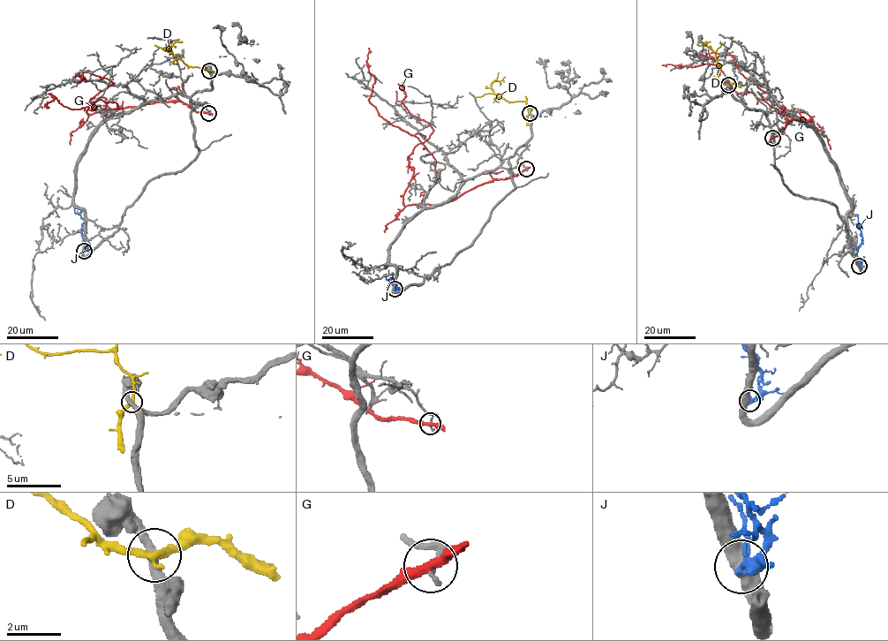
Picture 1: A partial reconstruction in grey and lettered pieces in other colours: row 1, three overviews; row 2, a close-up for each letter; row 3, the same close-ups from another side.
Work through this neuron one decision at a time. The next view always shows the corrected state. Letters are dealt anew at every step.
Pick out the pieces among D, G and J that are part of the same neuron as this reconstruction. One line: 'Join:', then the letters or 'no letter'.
Join: D

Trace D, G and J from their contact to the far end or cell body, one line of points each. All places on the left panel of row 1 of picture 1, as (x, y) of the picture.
D: (209, 71), (188, 66), (169, 49), (176, 41), (182, 41)
G: (208, 113), (172, 101), (107, 112), (120, 106), (99, 100), (72, 109), (48, 94), (53, 101), (46, 108)
J: (84, 251), (86, 244), (81, 230), (84, 221), (75, 213), (71, 202)

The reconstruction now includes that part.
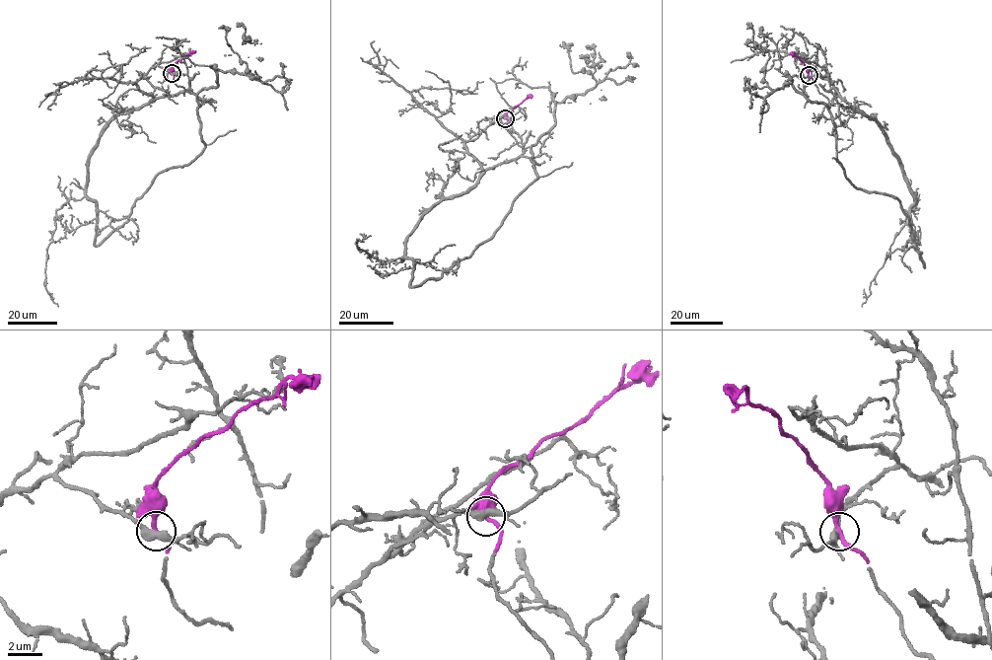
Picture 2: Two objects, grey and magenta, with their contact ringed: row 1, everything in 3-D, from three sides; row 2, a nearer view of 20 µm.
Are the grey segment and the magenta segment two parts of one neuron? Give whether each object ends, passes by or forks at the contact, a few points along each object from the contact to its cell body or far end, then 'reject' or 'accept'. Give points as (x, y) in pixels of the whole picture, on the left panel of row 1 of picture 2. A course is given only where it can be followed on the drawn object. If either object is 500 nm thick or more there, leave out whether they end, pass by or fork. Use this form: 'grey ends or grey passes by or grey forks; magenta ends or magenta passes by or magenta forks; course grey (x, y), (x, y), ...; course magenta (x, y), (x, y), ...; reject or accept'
grey passes by; magenta passes by; course grey (172, 73), (89, 157), (117, 220), (202, 151), (217, 72), (253, 75), (226, 33), (260, 43); course magenta (172, 73), (173, 65), (195, 51); accept

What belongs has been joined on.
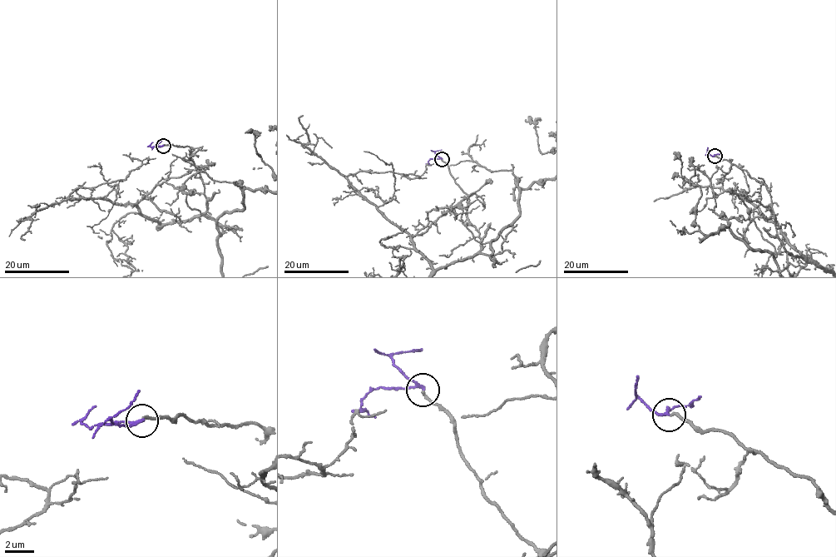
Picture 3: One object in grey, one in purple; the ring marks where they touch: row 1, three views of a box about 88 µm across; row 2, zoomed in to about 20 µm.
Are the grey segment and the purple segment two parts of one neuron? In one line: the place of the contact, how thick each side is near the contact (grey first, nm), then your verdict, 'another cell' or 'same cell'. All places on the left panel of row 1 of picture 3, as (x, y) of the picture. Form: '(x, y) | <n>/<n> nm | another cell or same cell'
(163, 146) | 180/150 nm | same cell

